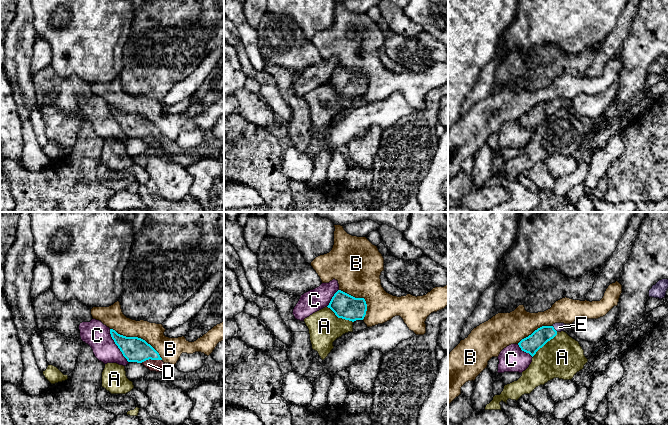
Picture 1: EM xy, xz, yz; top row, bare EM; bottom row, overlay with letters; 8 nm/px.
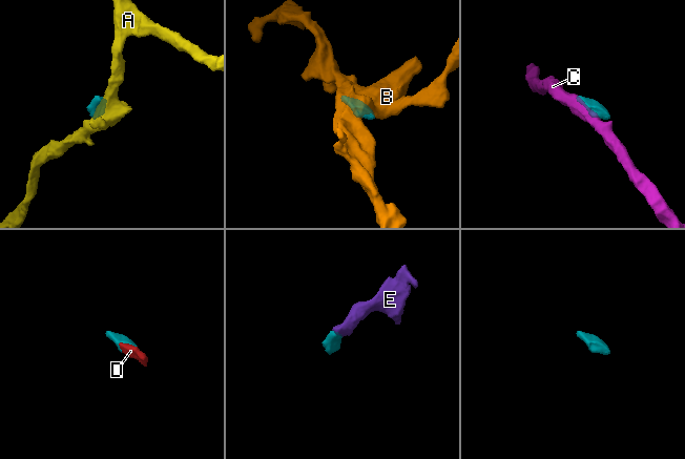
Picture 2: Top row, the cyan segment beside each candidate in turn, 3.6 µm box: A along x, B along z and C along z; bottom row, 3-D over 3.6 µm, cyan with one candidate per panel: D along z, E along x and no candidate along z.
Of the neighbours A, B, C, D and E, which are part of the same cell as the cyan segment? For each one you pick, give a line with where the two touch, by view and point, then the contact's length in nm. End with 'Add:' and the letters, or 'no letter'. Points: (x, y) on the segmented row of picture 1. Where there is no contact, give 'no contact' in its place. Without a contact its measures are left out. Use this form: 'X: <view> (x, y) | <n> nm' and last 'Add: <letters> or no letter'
D: xy (151, 359) | 170 nm
E: yz (553, 328) | 70 nm
Add: D, E

